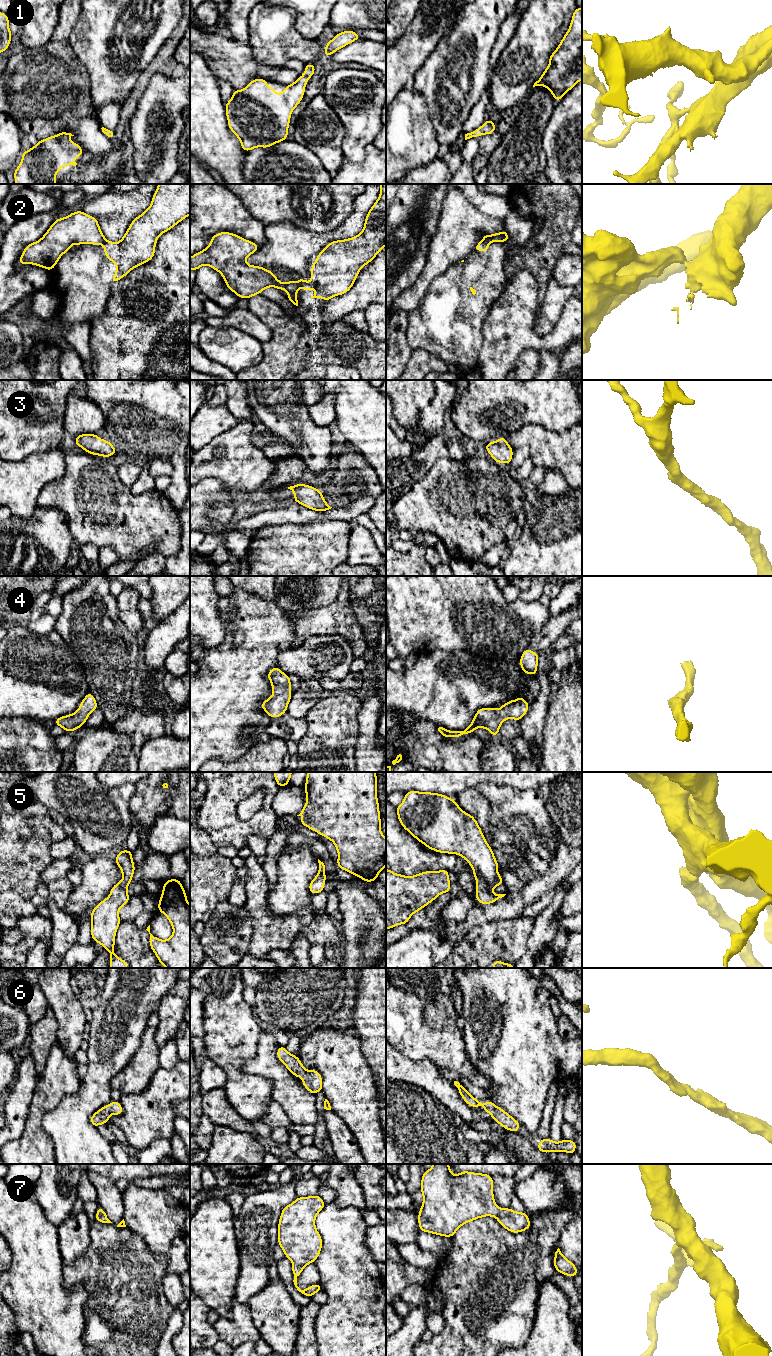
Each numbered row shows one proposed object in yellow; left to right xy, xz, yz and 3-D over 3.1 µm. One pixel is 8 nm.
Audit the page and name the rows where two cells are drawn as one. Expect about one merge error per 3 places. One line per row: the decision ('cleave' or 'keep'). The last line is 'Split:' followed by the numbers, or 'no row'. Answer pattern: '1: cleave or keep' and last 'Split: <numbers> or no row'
1: keep
2: cleave
3: keep
4: keep
5: keep
6: keep
7: keep
Split: 2

